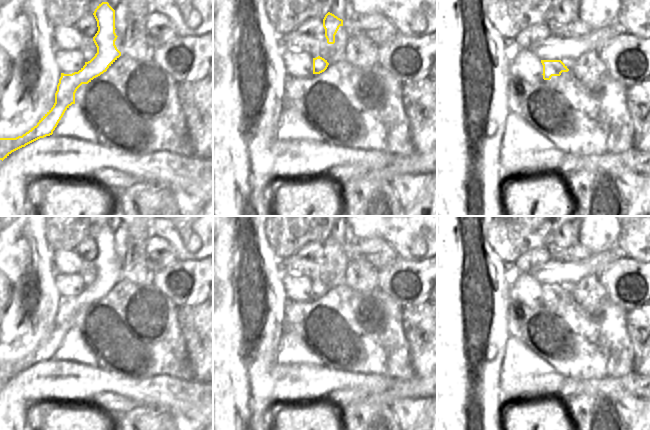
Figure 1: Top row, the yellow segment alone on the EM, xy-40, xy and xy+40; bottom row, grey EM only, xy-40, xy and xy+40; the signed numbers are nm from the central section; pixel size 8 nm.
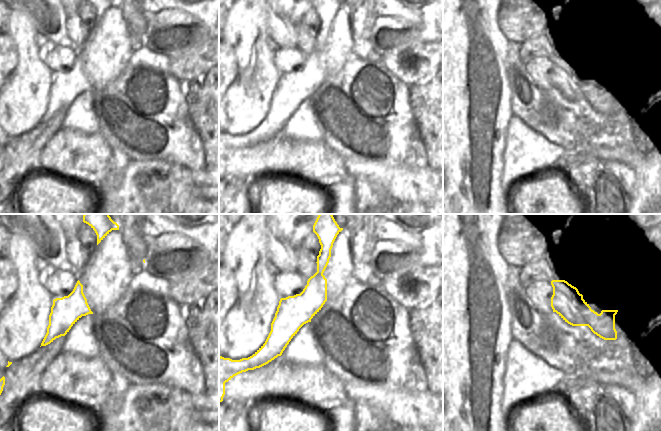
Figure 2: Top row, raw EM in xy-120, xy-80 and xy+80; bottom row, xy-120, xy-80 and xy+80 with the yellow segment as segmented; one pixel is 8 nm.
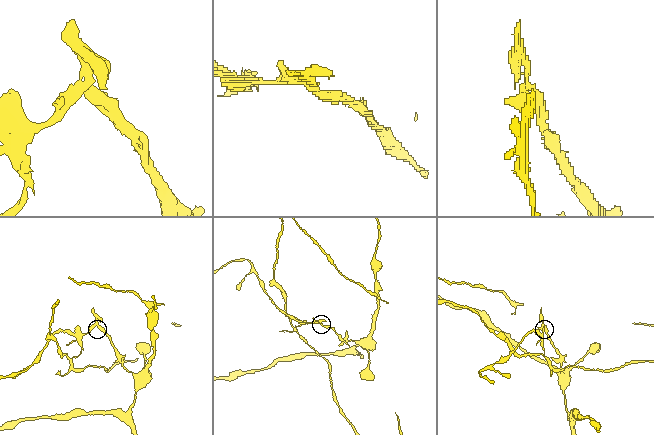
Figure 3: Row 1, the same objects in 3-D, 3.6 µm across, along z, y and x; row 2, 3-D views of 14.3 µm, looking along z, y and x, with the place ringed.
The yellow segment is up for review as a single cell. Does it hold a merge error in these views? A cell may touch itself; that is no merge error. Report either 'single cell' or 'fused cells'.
fused cells

